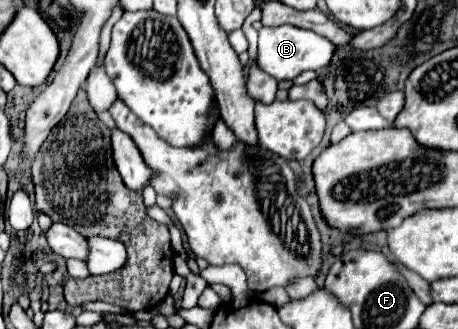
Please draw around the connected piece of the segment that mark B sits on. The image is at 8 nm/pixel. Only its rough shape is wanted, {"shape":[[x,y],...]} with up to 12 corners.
{"shape":[[262,26],[258,64],[276,80],[322,70],[336,52],[296,26]]}

